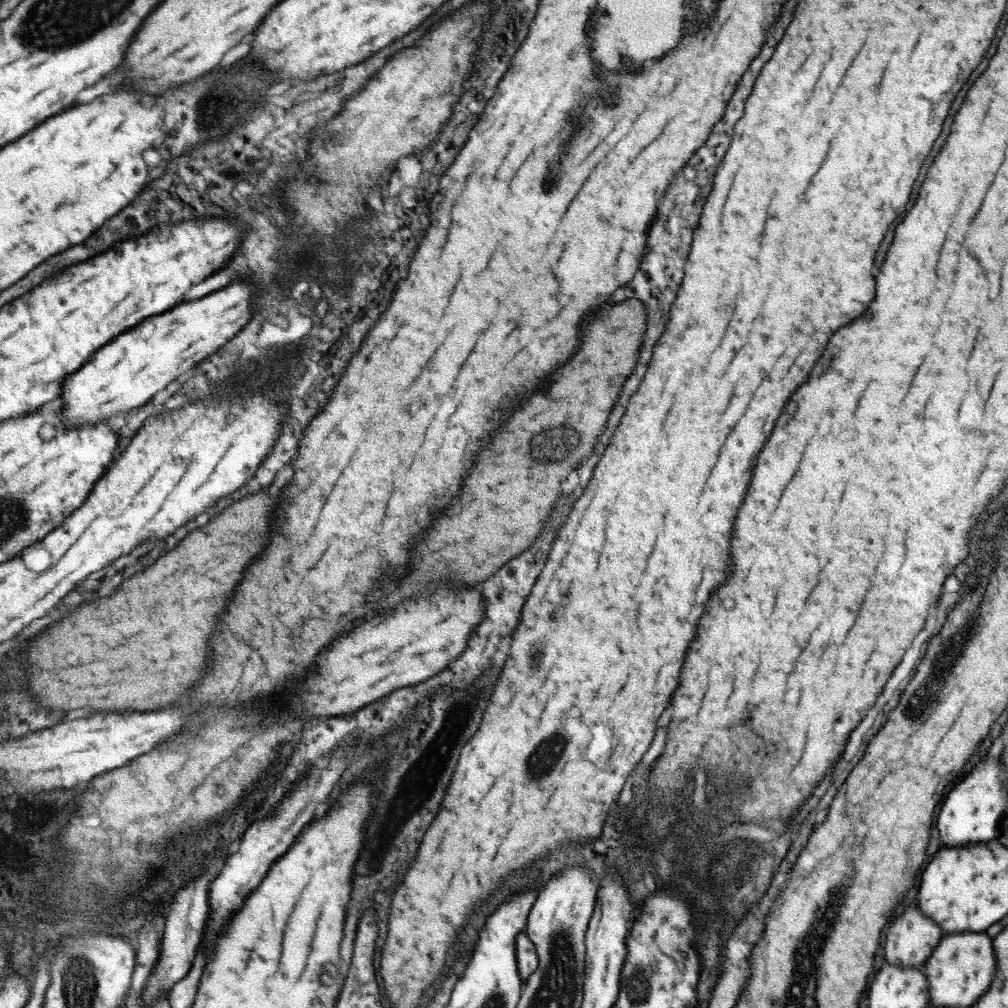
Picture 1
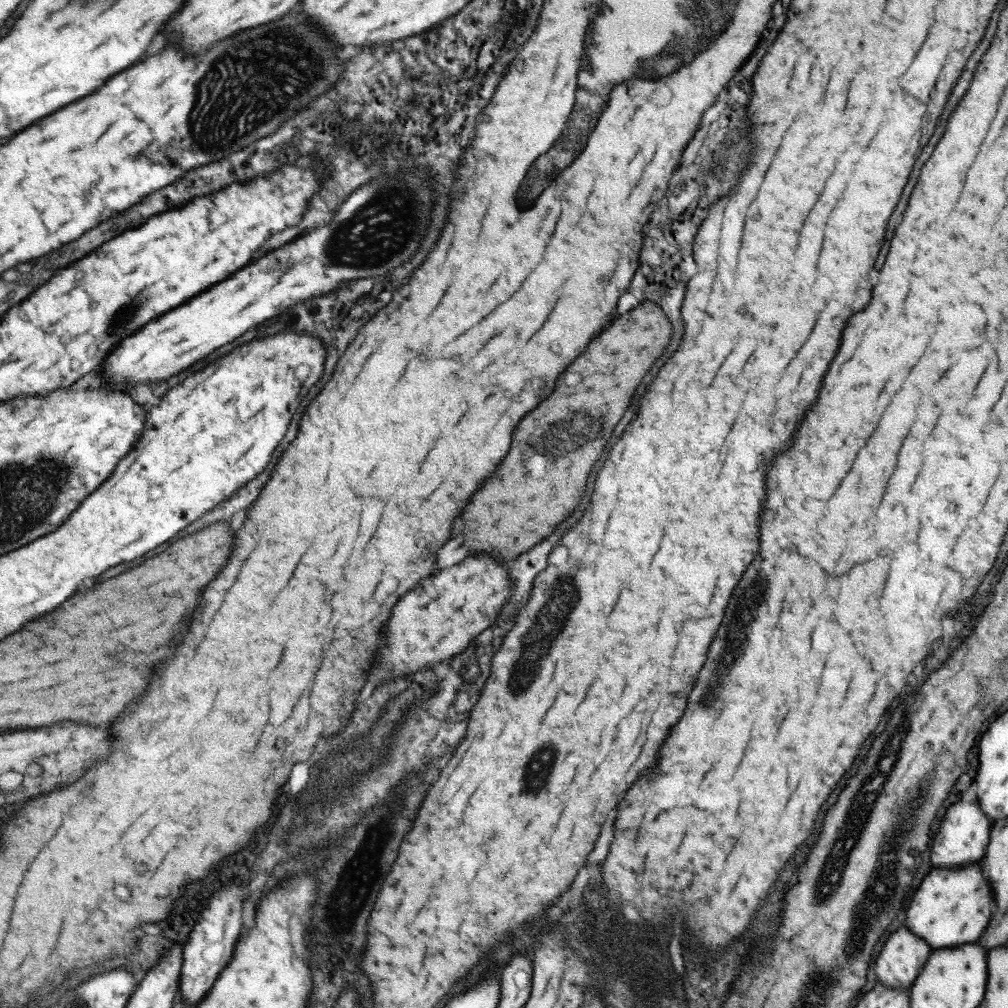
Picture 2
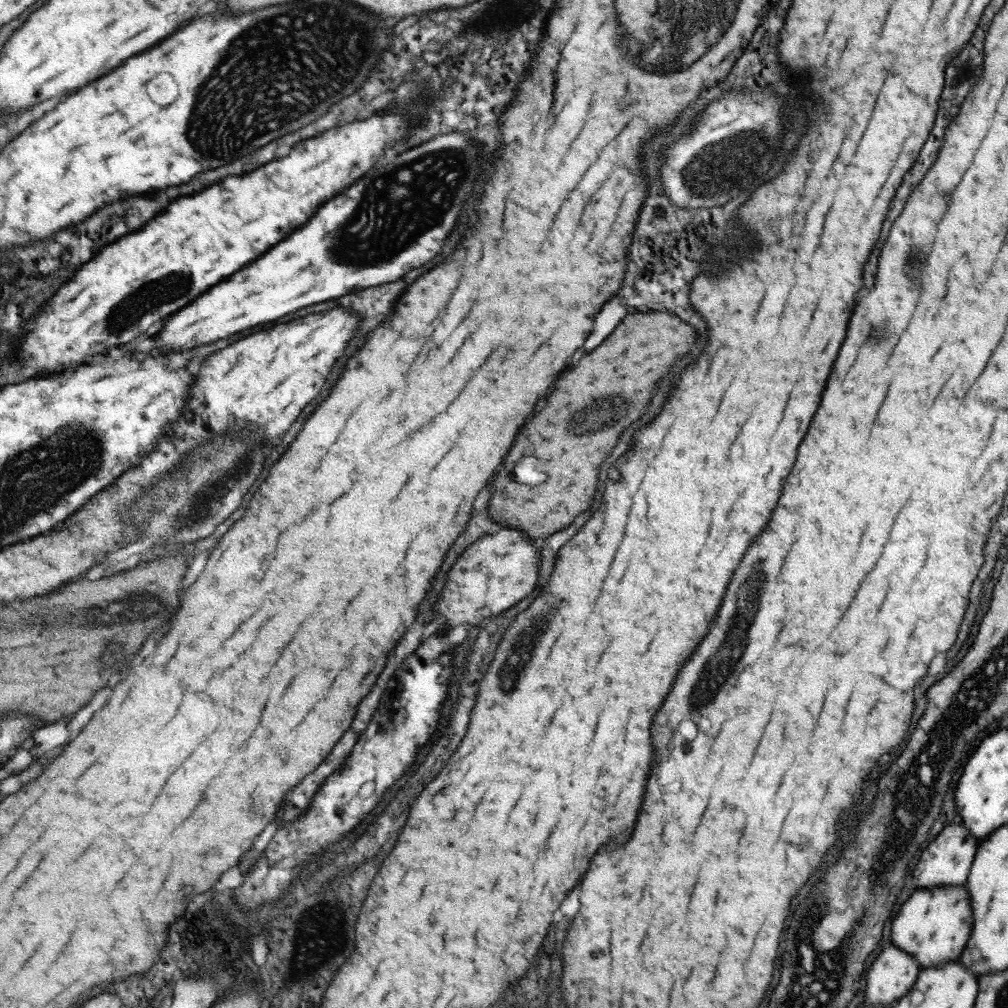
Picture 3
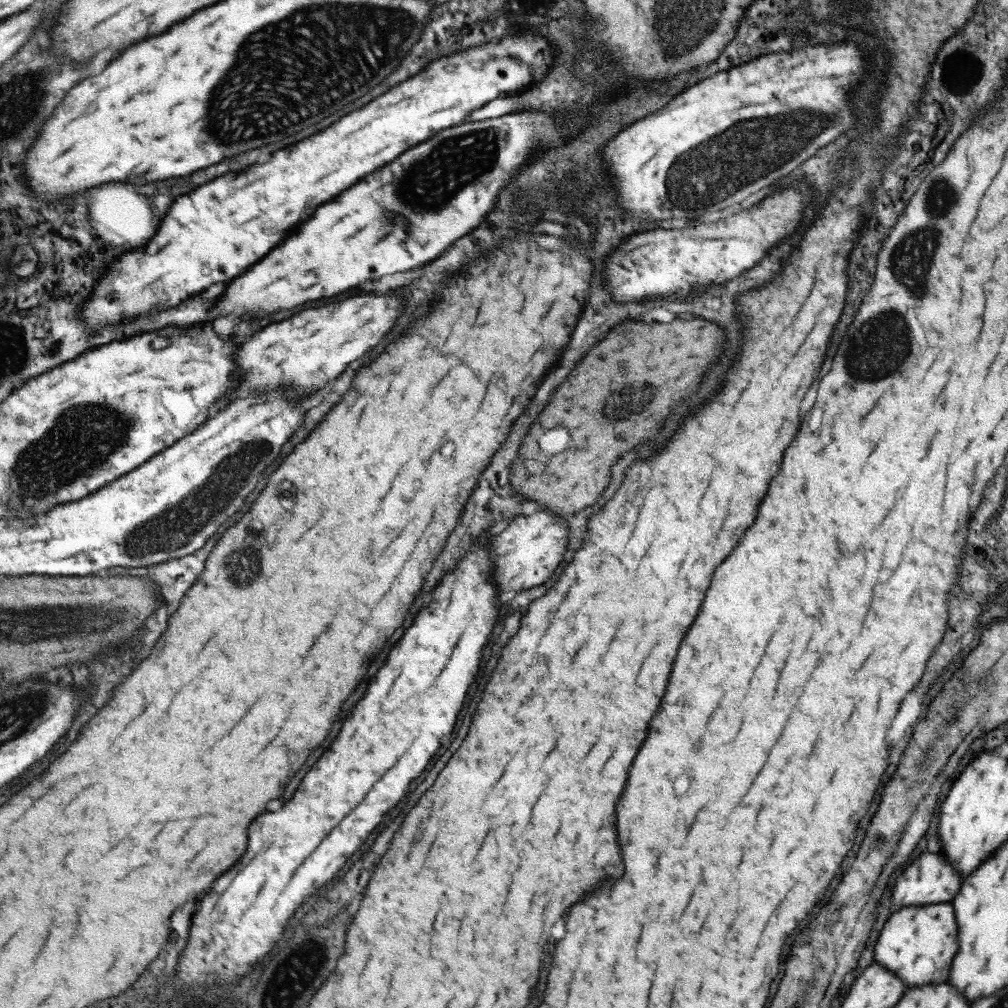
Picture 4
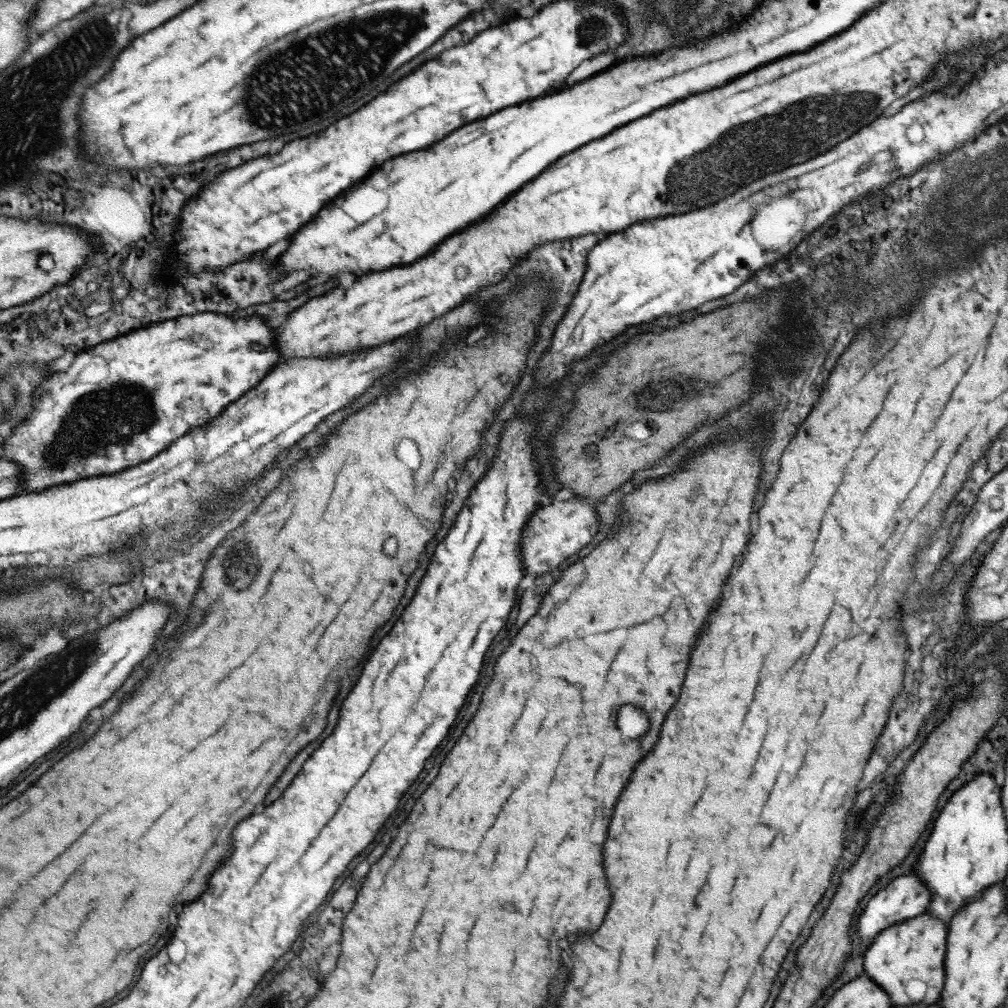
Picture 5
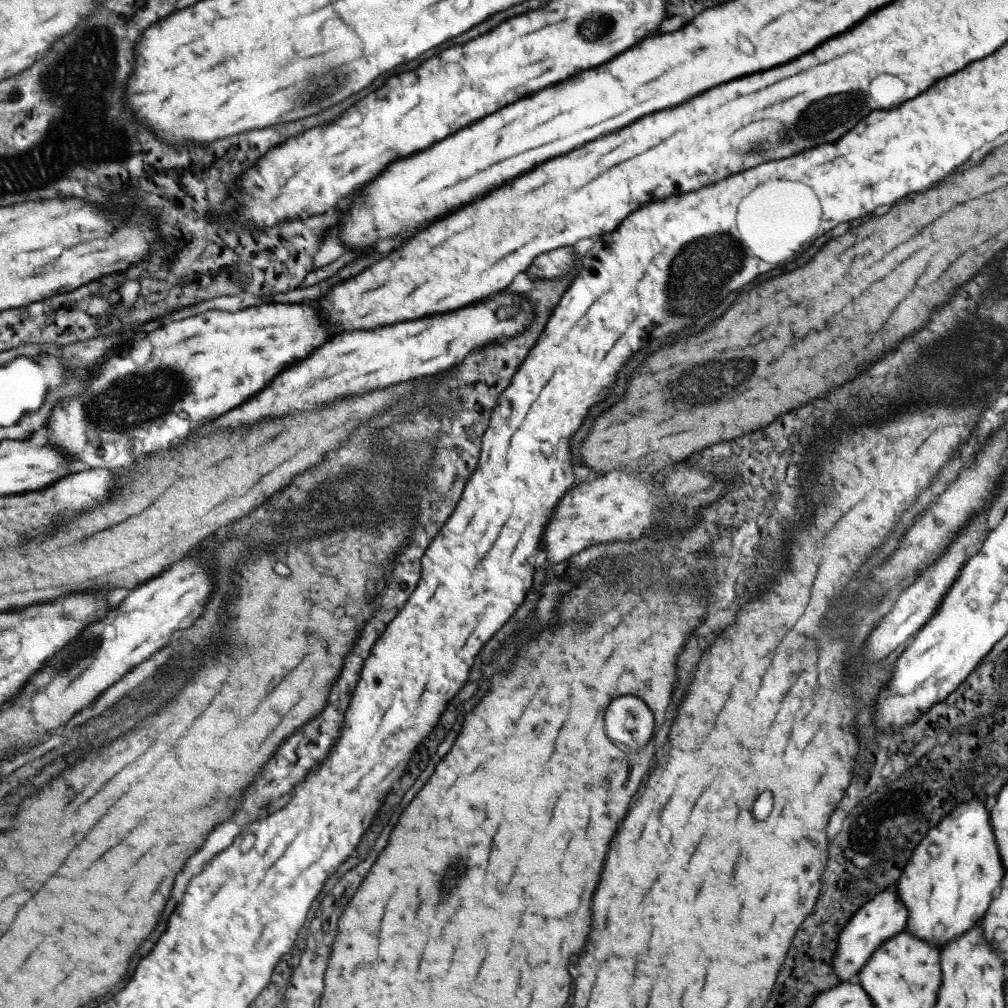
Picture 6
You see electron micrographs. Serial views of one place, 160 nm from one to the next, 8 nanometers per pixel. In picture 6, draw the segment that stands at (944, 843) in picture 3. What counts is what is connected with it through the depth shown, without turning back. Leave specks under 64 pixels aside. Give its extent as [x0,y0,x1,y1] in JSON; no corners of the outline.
[832,889,907,982]

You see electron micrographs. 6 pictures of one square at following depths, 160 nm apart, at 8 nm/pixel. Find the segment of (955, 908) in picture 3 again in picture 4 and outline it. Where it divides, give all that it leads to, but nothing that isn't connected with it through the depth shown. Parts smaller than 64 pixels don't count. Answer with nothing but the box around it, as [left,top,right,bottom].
[873,902,958,988]

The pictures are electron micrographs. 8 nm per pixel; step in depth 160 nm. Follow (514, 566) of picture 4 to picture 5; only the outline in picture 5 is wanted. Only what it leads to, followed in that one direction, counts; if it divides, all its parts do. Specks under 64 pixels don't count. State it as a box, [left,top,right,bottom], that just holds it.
[521,495,597,577]

